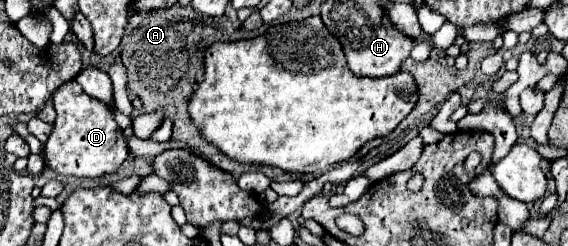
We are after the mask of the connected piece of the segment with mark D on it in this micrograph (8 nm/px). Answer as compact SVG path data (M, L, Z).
M75 80L62 84L54 92L52 102L58 116L52 134L44 144L48 166L60 174L70 174L76 178L100 178L104 174L118 172L122 162L128 158L128 148L122 130L118 142L118 124L110 108L96 98L88 98Z

